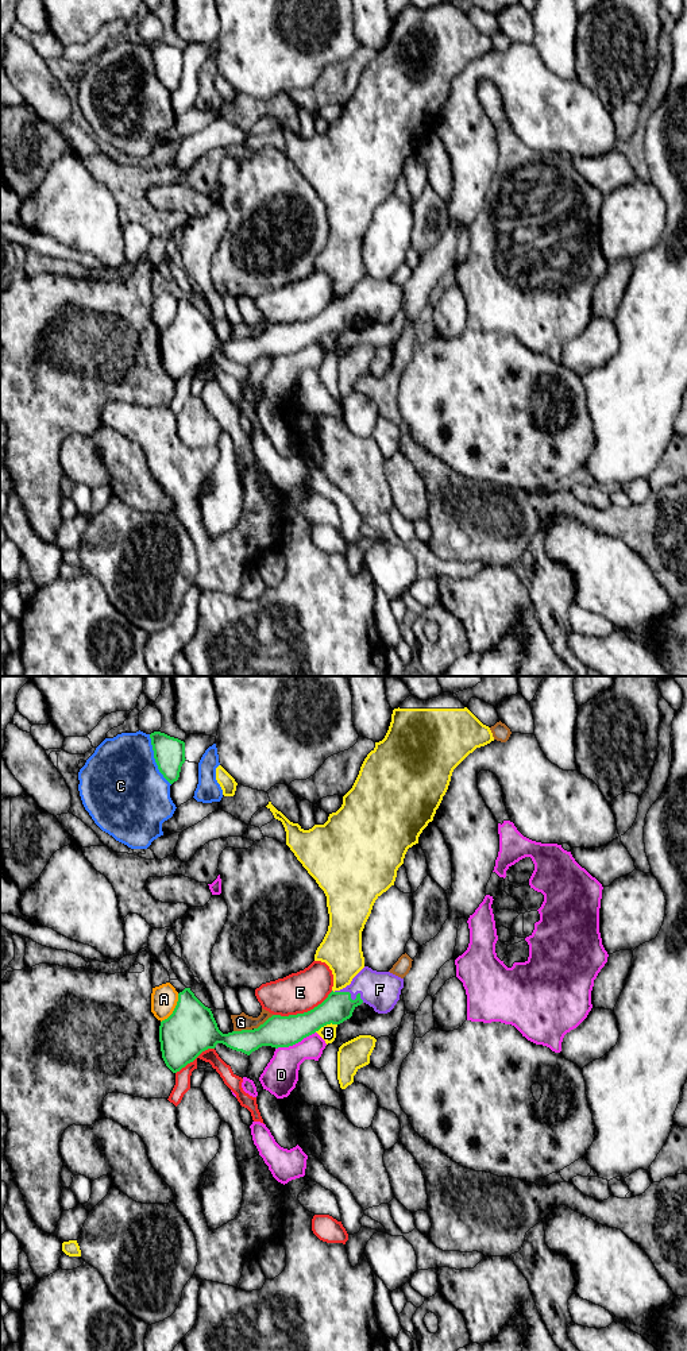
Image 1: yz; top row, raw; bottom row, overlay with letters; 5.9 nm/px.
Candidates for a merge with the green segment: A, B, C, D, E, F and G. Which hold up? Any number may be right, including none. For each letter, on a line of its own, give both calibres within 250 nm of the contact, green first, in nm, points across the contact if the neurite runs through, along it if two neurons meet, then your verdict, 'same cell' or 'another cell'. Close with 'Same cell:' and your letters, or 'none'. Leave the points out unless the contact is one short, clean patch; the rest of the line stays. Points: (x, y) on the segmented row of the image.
A: calibres 300 and 160 nm; another cell
B: calibres 180 and 100 nm; another cell
C: calibres 190 and 480 nm; another cell
D: calibres 190 and 200 nm; another cell
E: calibres 190 and 240 nm; another cell
F: calibres 180 and 220 nm; way yz (338, 1007), (350, 996), (361, 989), (379, 989); same cell
G: calibres 190 and 100 nm; another cell
Same cell: F

